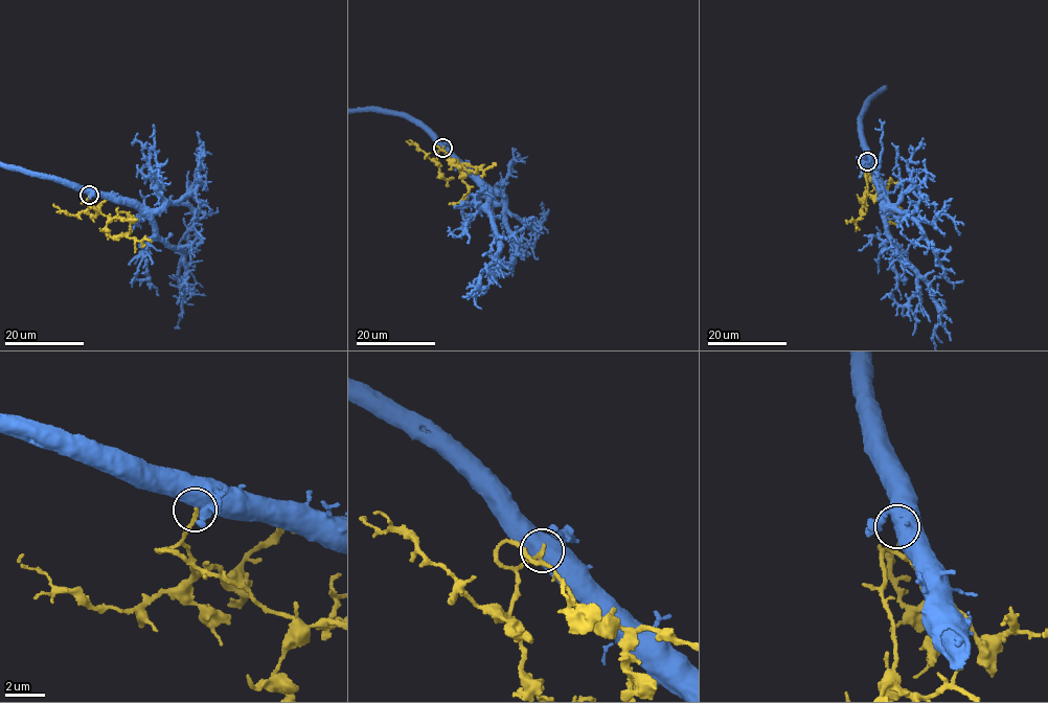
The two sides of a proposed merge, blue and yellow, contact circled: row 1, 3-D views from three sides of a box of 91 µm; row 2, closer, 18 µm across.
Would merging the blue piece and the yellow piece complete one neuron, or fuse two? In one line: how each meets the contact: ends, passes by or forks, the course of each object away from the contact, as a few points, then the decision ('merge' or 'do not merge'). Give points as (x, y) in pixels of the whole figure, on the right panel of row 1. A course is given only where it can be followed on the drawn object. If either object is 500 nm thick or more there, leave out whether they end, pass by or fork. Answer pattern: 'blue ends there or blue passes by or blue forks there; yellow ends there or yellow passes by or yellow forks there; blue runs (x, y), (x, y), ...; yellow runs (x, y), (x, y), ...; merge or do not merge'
do not merge

